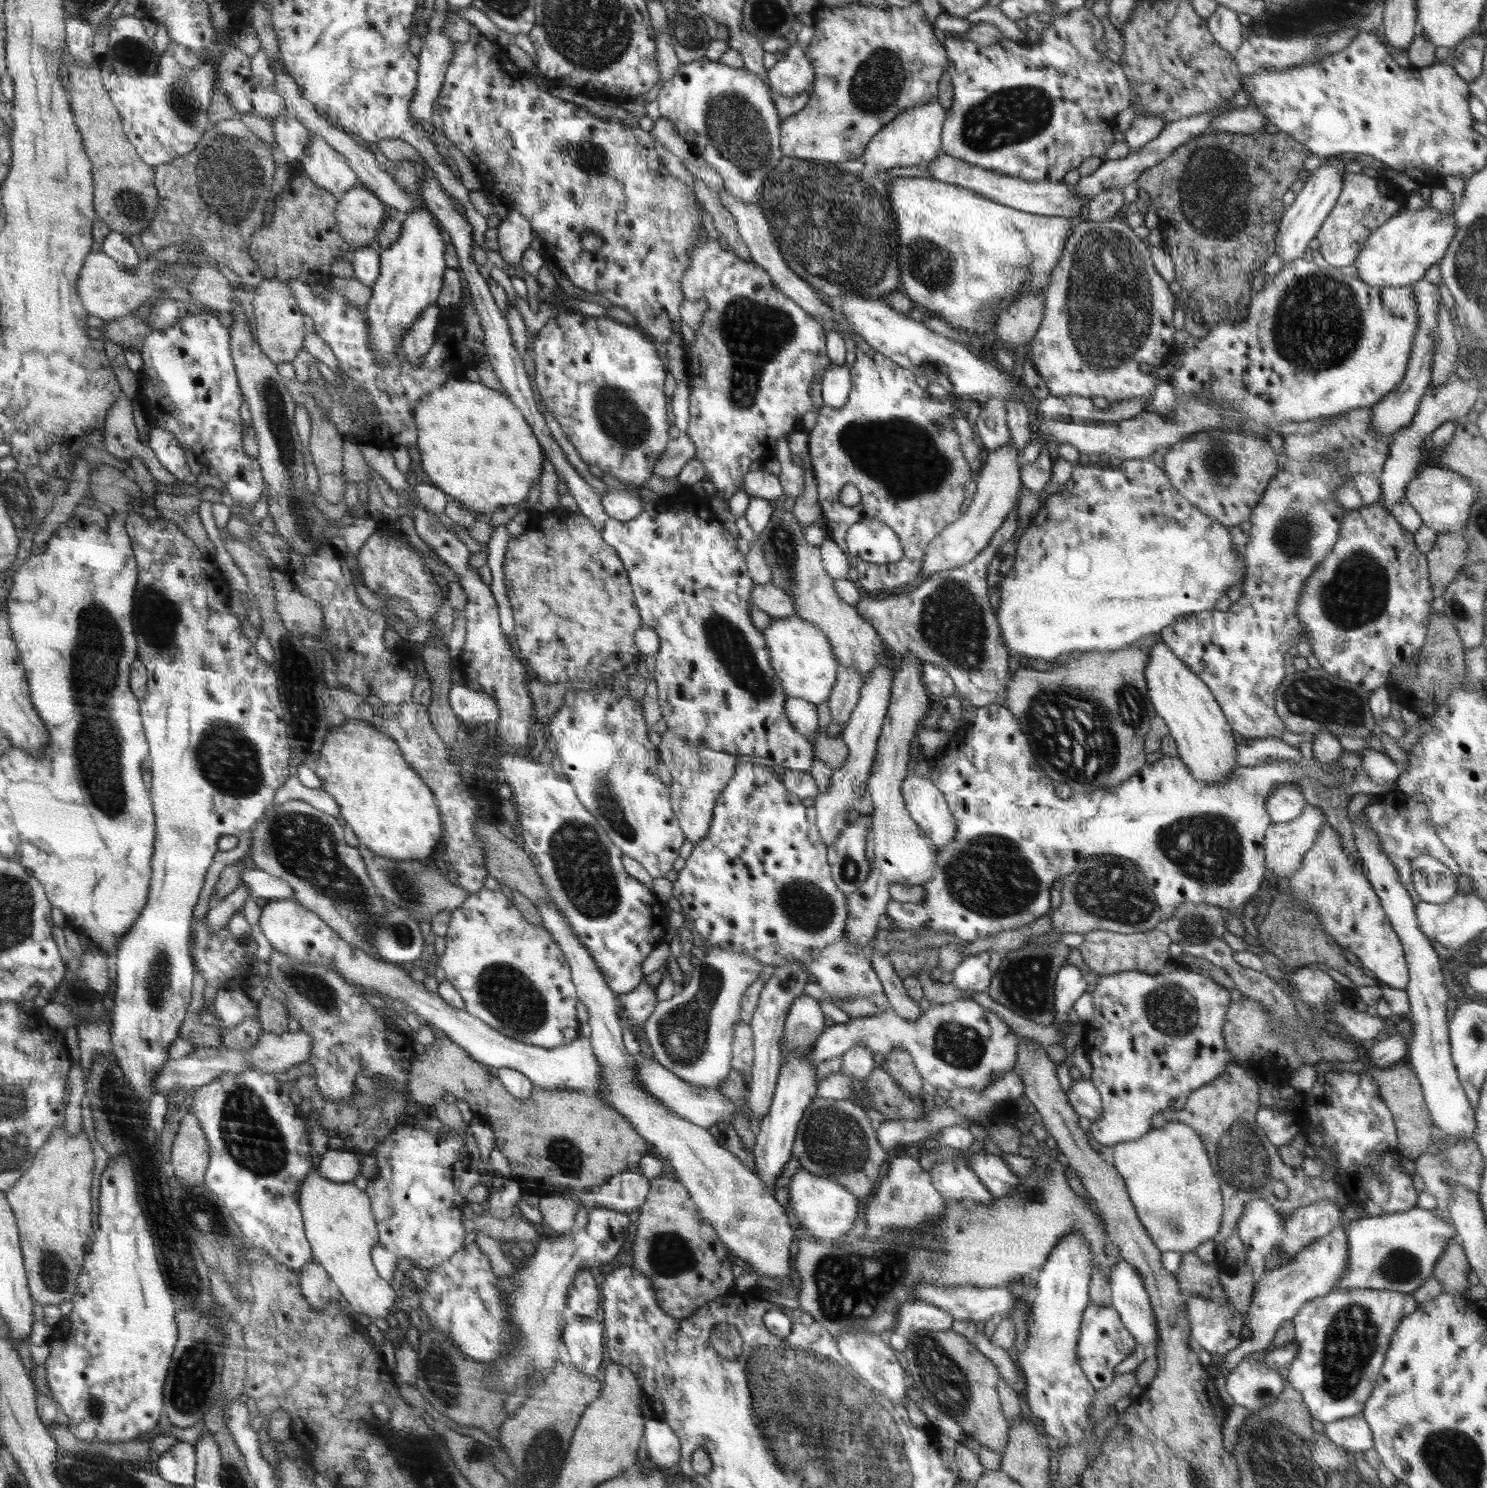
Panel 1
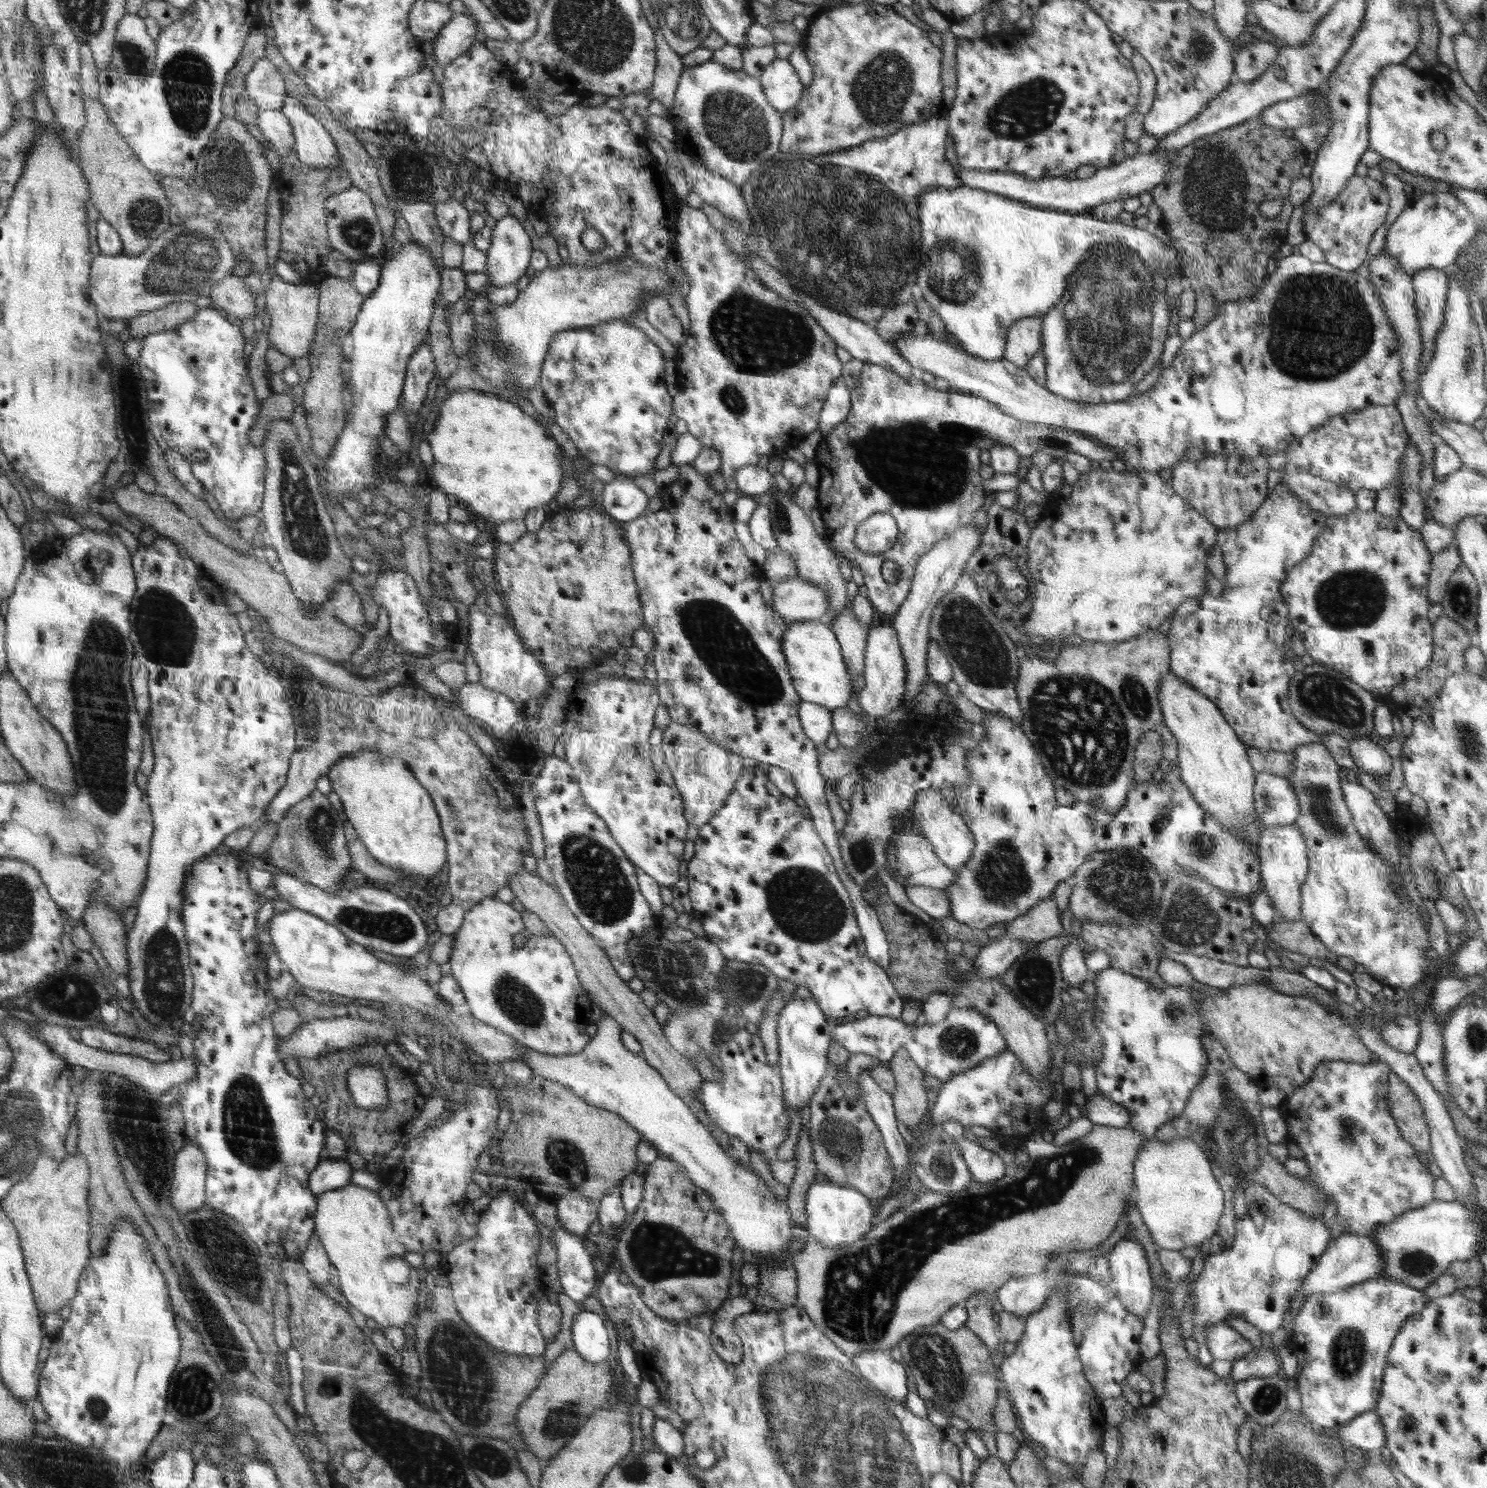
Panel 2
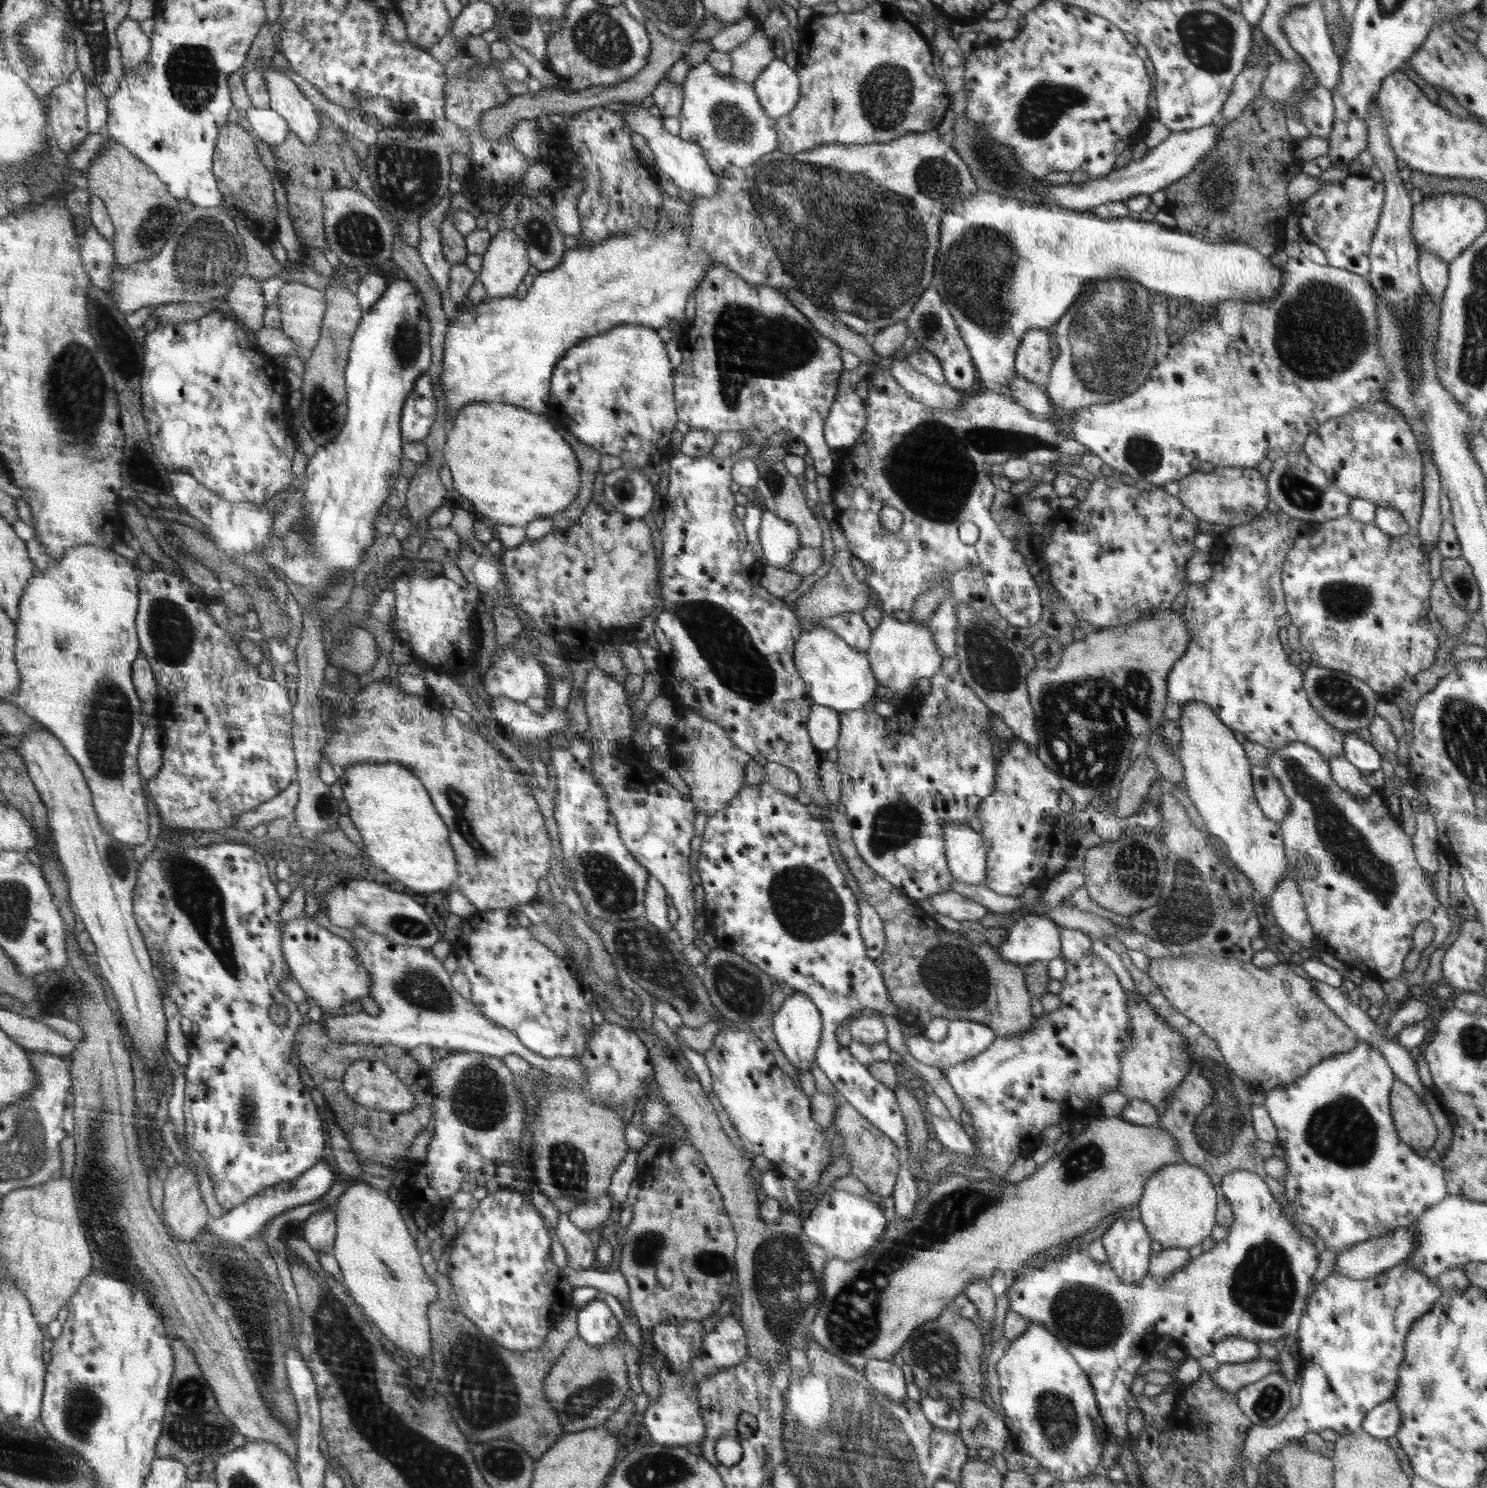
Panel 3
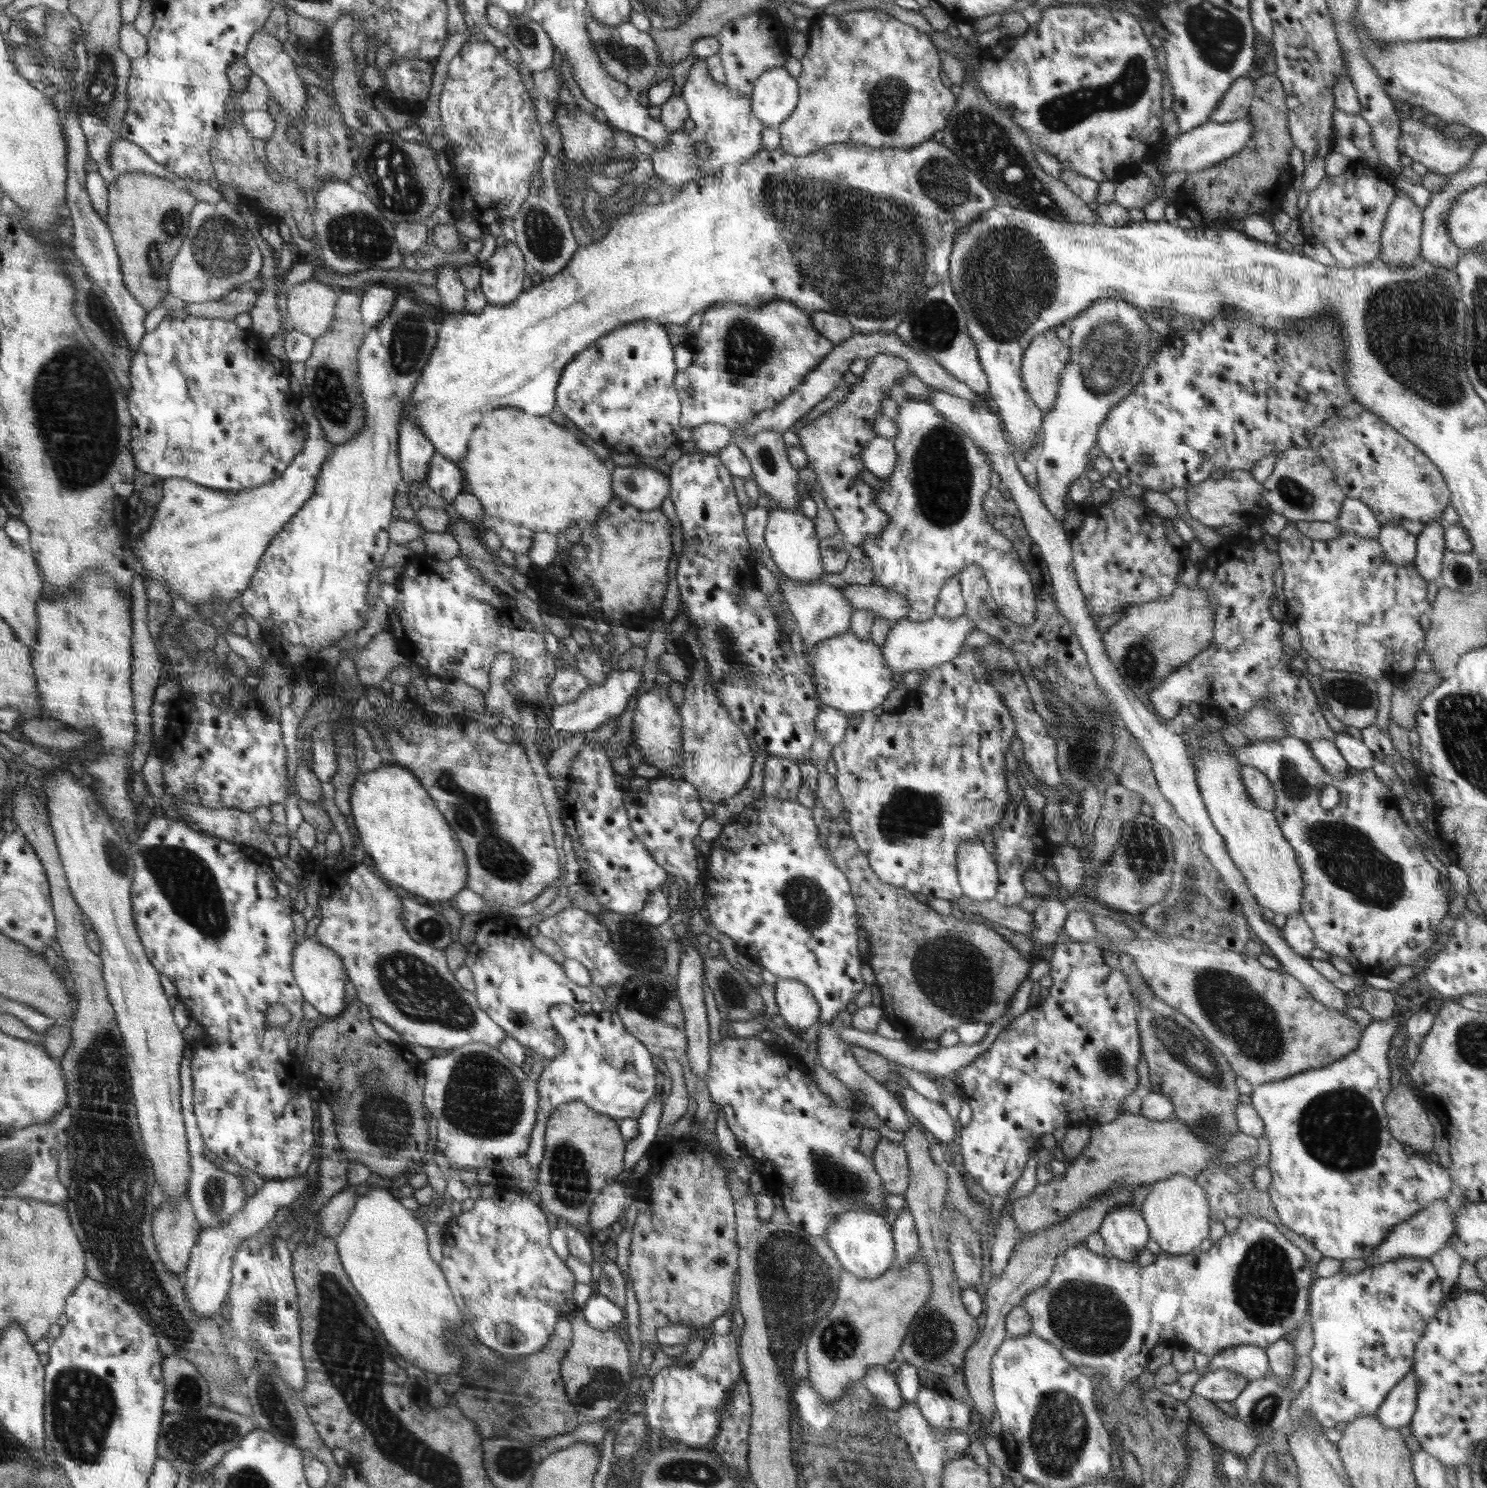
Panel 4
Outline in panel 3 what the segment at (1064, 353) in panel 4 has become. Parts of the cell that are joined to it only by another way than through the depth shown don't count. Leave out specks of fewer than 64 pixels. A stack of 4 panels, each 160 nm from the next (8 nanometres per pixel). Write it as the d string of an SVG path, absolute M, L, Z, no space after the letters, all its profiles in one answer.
M1030 329L1022 337L1015 354L1015 372L1023 376L1026 380L1037 384L1039 387L1044 387L1049 381L1054 358L1050 354L1051 333L1045 329Z

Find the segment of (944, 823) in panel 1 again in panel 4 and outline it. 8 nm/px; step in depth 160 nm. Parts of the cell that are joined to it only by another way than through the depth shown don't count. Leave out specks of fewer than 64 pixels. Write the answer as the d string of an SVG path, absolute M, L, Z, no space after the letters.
M980 839L959 846L956 864L964 896L978 902L995 898L999 883L997 863Z

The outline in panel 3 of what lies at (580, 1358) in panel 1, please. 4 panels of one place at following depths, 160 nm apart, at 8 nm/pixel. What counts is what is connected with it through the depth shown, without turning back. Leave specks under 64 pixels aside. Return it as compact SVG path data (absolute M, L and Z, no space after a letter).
M601 1296L589 1301L585 1307L578 1310L577 1336L592 1346L615 1341L620 1329L614 1313Z

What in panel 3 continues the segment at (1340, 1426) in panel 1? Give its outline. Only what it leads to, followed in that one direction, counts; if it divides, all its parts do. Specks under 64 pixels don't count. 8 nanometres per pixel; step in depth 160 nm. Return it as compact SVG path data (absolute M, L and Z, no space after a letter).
M1391 1397L1372 1410L1369 1410L1361 1422L1361 1430L1380 1440L1394 1436L1400 1428L1401 1412L1395 1398Z

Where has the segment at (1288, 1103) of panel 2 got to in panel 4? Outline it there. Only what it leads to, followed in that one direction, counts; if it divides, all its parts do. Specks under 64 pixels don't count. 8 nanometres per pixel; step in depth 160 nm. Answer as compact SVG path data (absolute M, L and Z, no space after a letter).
M1394 1017L1388 1020L1378 1020L1364 1028L1362 1038L1358 1048L1353 1050L1347 1057L1340 1061L1332 1062L1328 1066L1308 1070L1304 1073L1296 1074L1291 1078L1280 1081L1271 1081L1253 1087L1252 1103L1254 1110L1264 1123L1265 1137L1270 1141L1270 1161L1269 1167L1272 1172L1272 1180L1268 1188L1270 1198L1277 1210L1280 1220L1294 1232L1302 1235L1308 1242L1311 1242L1323 1256L1346 1260L1346 1258L1361 1258L1368 1260L1372 1253L1375 1253L1378 1245L1381 1245L1391 1230L1412 1218L1417 1212L1424 1210L1433 1202L1441 1198L1450 1197L1450 1185L1452 1179L1449 1172L1442 1165L1433 1163L1426 1156L1411 1151L1406 1145L1397 1142L1390 1132L1388 1132L1387 1114L1384 1108L1384 1099L1391 1091L1391 1069L1387 1060L1388 1050L1391 1048L1390 1041L1398 1033L1400 1022Z

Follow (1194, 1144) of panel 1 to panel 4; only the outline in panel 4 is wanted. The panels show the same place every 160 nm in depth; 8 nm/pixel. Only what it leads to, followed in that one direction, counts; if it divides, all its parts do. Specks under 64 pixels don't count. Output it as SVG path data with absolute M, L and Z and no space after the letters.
M1181 1174L1152 1184L1142 1204L1141 1215L1149 1228L1150 1239L1156 1241L1166 1253L1183 1255L1200 1246L1208 1238L1211 1216L1207 1192L1195 1179Z

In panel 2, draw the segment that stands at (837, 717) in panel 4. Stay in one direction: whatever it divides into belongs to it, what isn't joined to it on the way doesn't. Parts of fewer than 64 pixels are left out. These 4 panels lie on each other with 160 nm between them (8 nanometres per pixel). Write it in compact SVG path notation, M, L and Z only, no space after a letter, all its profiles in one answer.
M802 701L800 704L800 721L807 737L819 744L825 743L833 729L832 710L819 704Z

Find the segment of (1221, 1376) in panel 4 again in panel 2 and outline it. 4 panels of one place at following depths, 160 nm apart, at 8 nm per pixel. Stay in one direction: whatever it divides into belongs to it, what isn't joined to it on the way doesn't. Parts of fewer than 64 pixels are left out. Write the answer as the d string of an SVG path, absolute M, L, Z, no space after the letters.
M1275 1349L1252 1350L1232 1361L1231 1377L1236 1381L1281 1373L1282 1365Z

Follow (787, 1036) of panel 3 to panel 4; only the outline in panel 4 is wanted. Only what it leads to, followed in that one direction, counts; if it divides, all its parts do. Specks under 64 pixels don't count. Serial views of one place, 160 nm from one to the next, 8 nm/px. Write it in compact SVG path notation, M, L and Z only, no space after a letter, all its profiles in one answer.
M777 977L774 986L780 1017L796 1037L799 1037L798 1031L805 1031L820 1020L819 1002L806 983L795 978Z

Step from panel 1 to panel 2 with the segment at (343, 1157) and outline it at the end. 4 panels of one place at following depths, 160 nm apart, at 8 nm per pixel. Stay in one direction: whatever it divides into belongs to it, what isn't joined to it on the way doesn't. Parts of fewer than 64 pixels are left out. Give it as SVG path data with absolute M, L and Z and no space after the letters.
M321 1160L311 1172L310 1189L317 1195L348 1186L352 1173L352 1167L347 1160Z

